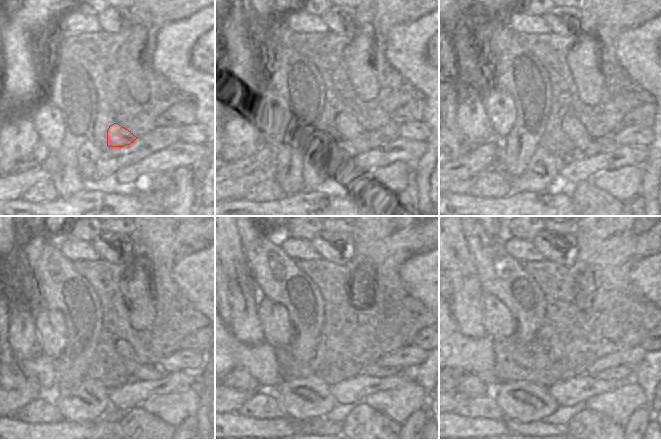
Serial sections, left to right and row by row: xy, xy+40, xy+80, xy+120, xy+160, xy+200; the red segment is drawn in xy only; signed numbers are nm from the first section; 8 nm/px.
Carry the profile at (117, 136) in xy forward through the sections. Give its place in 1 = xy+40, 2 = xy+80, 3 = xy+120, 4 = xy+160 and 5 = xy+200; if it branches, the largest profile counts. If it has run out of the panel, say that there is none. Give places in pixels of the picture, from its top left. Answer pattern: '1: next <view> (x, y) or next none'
1: next xy+40 (348, 136)
2: next xy+80 (584, 143)
3: next xy+120 (152, 372)
4: next xy+160 (374, 370)
5: next xy+200 (622, 373)

